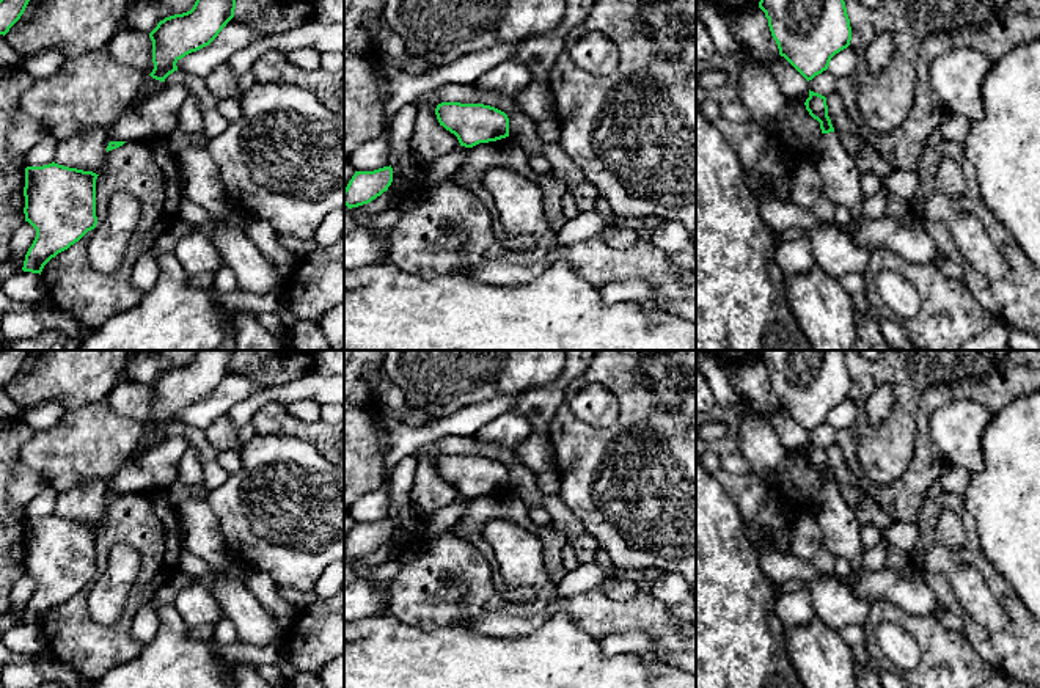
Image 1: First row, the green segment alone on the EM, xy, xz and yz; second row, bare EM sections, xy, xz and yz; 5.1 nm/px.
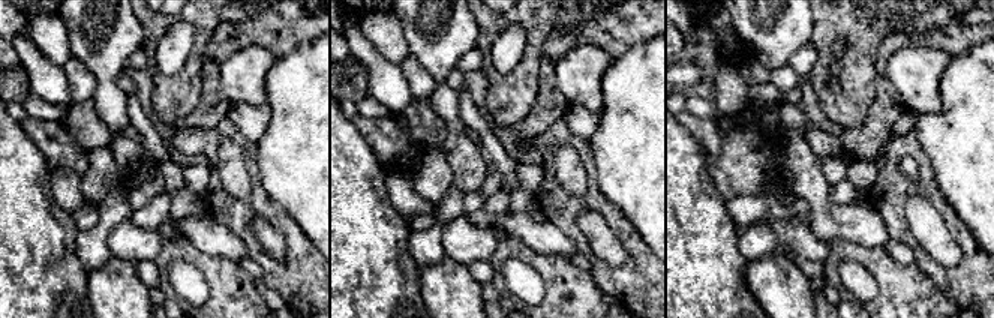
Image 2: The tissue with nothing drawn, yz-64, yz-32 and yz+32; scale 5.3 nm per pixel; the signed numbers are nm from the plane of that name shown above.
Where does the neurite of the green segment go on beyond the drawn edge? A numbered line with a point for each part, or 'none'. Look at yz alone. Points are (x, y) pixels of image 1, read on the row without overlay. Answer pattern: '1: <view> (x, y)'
1: yz (841, 528)

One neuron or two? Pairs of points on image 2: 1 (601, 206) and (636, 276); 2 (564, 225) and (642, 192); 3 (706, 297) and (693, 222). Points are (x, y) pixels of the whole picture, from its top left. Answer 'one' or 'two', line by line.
1: one
2: two
3: one

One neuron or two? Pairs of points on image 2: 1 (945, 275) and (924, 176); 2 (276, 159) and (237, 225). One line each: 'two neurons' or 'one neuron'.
1: one neuron
2: two neurons

